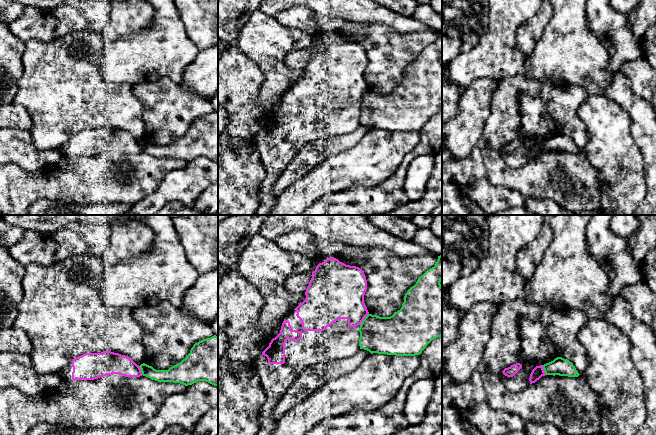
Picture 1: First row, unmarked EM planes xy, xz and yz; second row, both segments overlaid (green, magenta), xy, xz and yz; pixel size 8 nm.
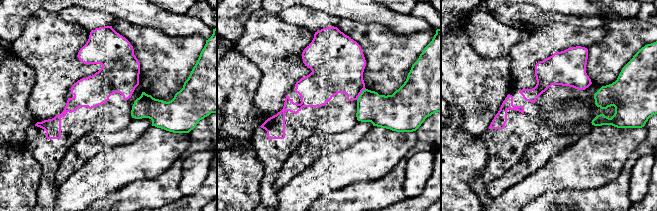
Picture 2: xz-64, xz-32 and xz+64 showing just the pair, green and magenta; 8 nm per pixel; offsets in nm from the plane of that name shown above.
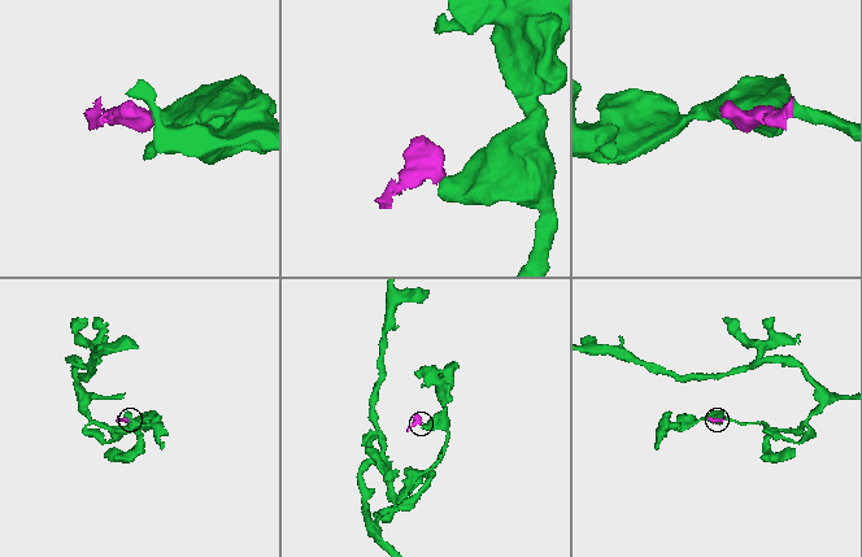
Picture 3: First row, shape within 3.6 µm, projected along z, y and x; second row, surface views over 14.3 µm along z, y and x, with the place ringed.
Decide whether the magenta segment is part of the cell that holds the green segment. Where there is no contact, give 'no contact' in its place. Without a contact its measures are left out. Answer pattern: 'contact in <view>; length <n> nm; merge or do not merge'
contact in xz; length 120 nm; do not merge

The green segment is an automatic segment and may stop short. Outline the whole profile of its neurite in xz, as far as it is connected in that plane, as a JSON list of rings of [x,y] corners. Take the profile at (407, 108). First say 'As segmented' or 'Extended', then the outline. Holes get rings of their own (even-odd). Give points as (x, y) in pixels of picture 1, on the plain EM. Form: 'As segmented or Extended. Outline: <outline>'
As segmented. Outline: [[[442,30],[434,43],[421,51],[416,60],[404,72],[400,86],[390,93],[368,90],[362,97],[359,108],[360,125],[371,130],[396,132],[420,131],[434,115],[442,112]]]

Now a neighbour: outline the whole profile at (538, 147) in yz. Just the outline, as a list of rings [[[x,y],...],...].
[[[542,141],[536,142],[530,150],[530,154],[529,154],[530,160],[535,159],[542,152],[545,152],[545,151],[546,150],[544,148],[543,142]]]

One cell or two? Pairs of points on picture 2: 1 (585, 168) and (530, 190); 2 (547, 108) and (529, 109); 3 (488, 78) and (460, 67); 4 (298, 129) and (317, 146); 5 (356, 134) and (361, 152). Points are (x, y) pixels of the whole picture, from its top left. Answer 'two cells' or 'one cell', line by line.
1: one cell
2: two cells
3: one cell
4: two cells
5: two cells

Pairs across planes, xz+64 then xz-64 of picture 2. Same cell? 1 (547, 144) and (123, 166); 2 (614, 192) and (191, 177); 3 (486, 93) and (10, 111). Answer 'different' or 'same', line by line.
1: different
2: different
3: same

